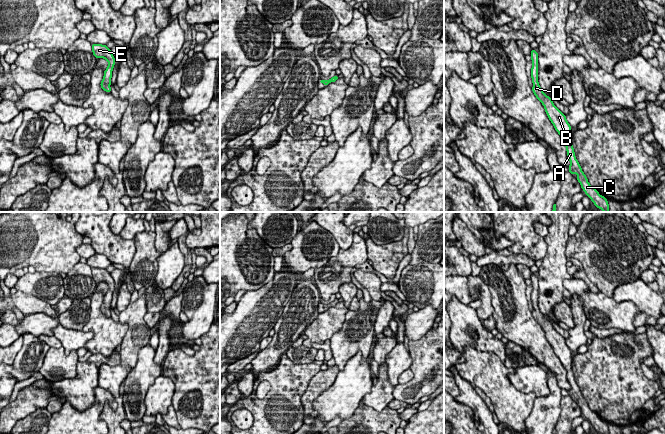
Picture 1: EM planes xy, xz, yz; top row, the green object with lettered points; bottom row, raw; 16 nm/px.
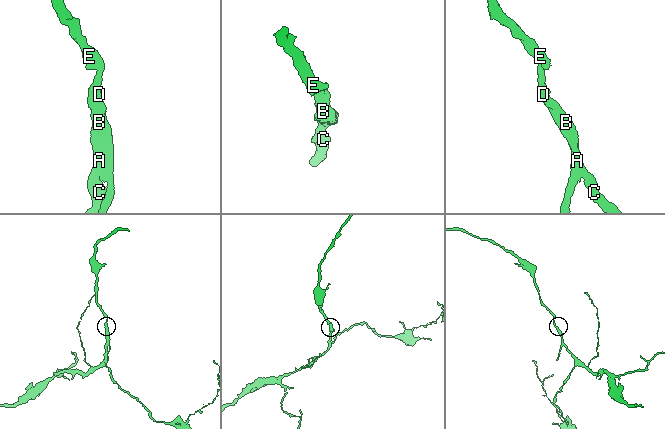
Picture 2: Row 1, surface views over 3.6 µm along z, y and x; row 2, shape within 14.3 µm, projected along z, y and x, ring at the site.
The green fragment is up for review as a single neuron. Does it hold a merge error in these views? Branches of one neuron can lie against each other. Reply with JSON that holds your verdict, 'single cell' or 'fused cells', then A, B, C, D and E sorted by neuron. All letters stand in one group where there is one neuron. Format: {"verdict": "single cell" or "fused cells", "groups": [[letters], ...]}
{"verdict": "single cell", "groups": [["A", "B", "C", "D", "E"]]}

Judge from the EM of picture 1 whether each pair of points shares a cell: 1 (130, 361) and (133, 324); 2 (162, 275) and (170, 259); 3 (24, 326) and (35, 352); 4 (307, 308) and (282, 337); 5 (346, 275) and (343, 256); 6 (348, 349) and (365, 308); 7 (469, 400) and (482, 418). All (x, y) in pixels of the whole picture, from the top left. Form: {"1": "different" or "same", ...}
{"1": "same", "2": "same", "3": "different", "4": "same", "5": "same", "6": "same", "7": "same"}

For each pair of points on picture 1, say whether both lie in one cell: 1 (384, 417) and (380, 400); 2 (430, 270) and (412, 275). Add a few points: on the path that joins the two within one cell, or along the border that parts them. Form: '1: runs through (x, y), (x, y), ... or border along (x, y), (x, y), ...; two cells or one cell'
1: border along (361, 400), (377, 411), (381, 411), (387, 406); two cells
2: runs through (426, 274), (416, 275); one cell

